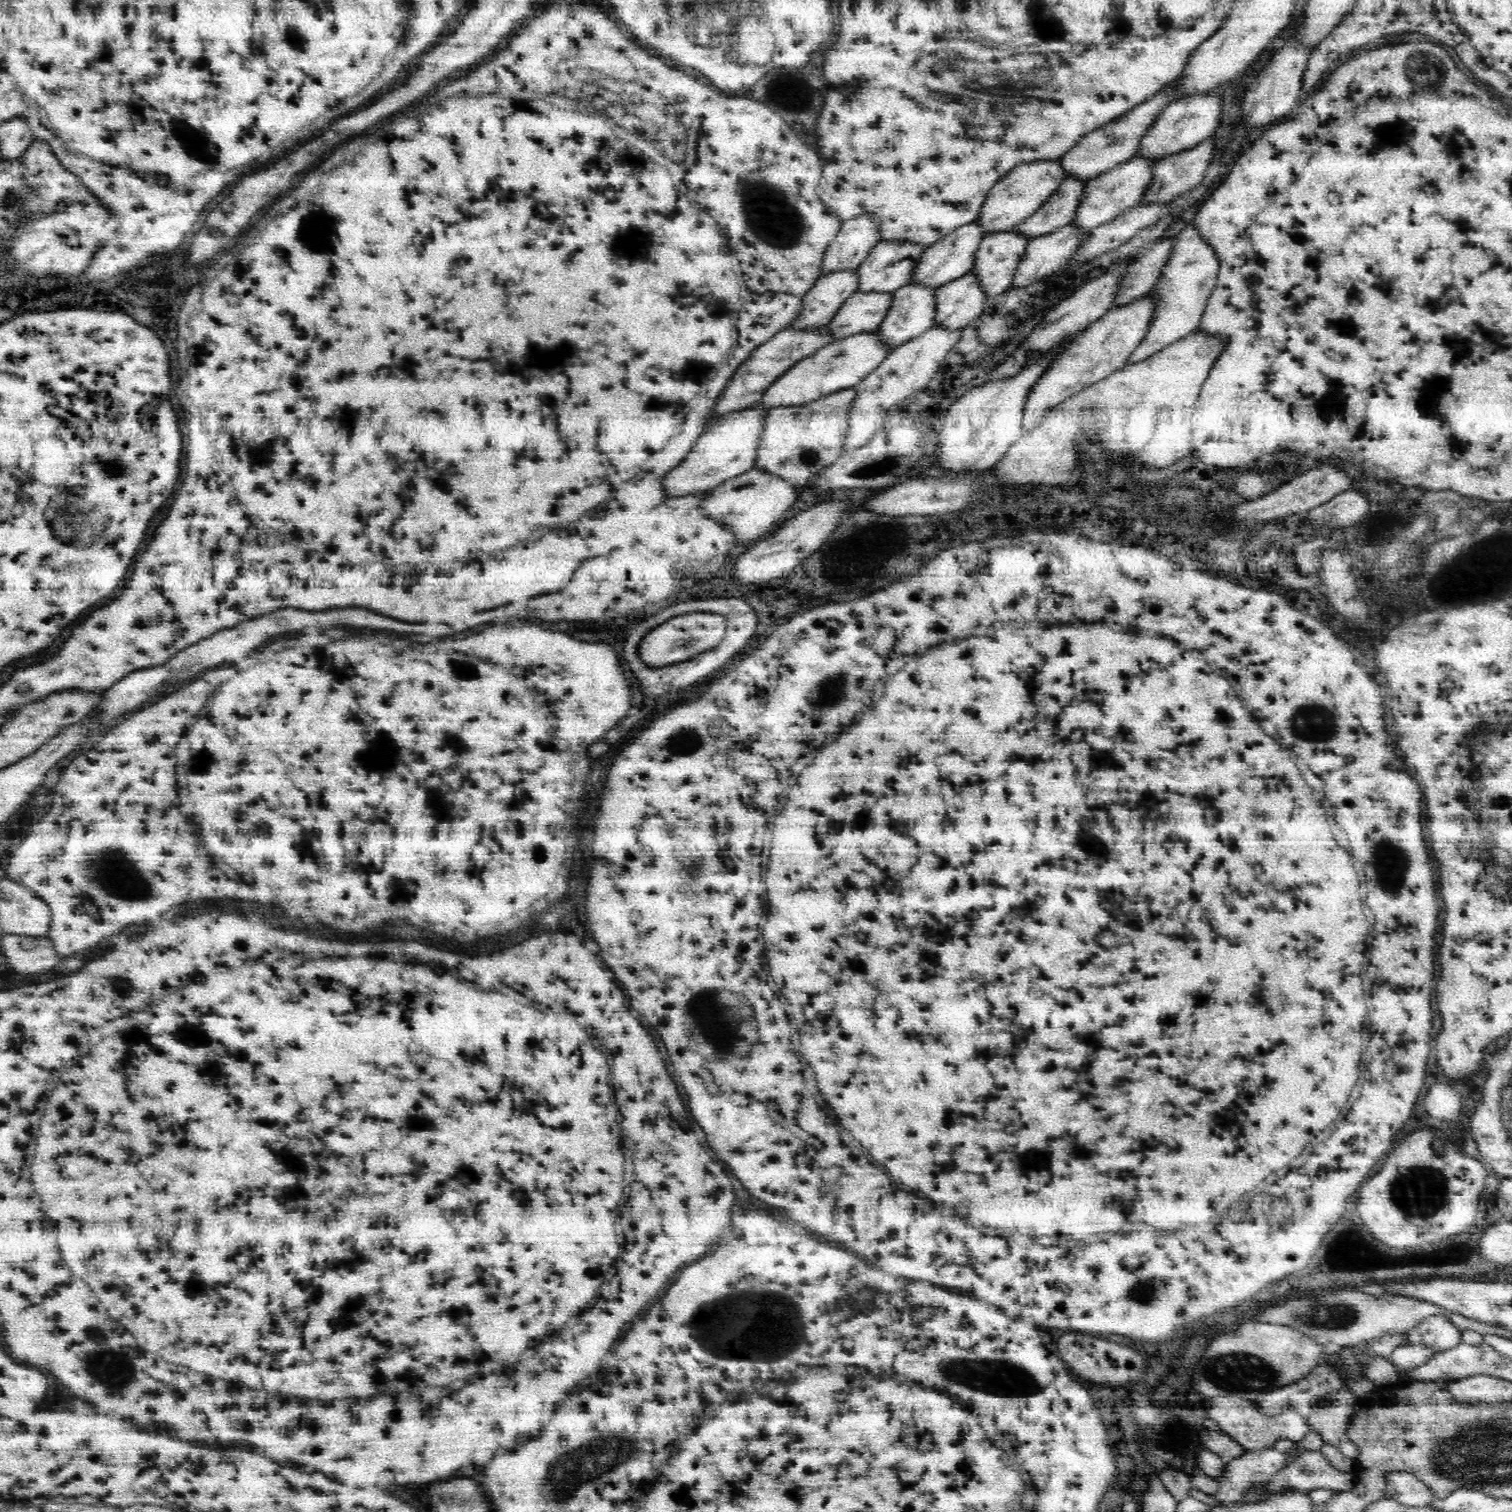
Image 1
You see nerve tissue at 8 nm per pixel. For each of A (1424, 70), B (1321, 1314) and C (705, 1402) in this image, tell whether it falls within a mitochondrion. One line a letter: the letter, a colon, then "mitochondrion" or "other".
A: mitochondrion
B: mitochondrion
C: other

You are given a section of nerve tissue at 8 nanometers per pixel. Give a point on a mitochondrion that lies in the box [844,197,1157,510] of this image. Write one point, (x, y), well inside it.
(888, 464)

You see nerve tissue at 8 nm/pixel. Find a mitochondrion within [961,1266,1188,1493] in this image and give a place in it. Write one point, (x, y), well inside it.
(1145, 1293)

